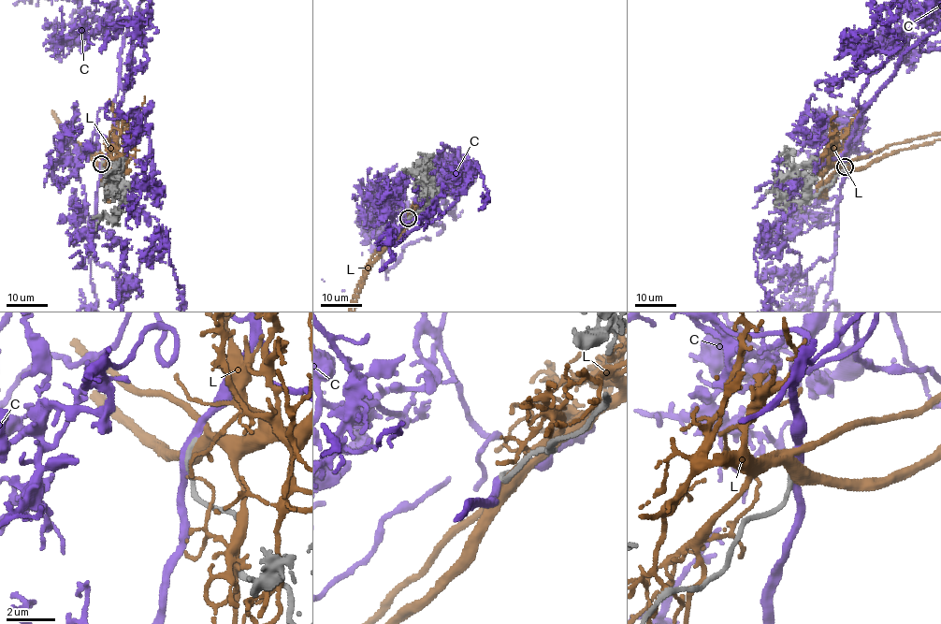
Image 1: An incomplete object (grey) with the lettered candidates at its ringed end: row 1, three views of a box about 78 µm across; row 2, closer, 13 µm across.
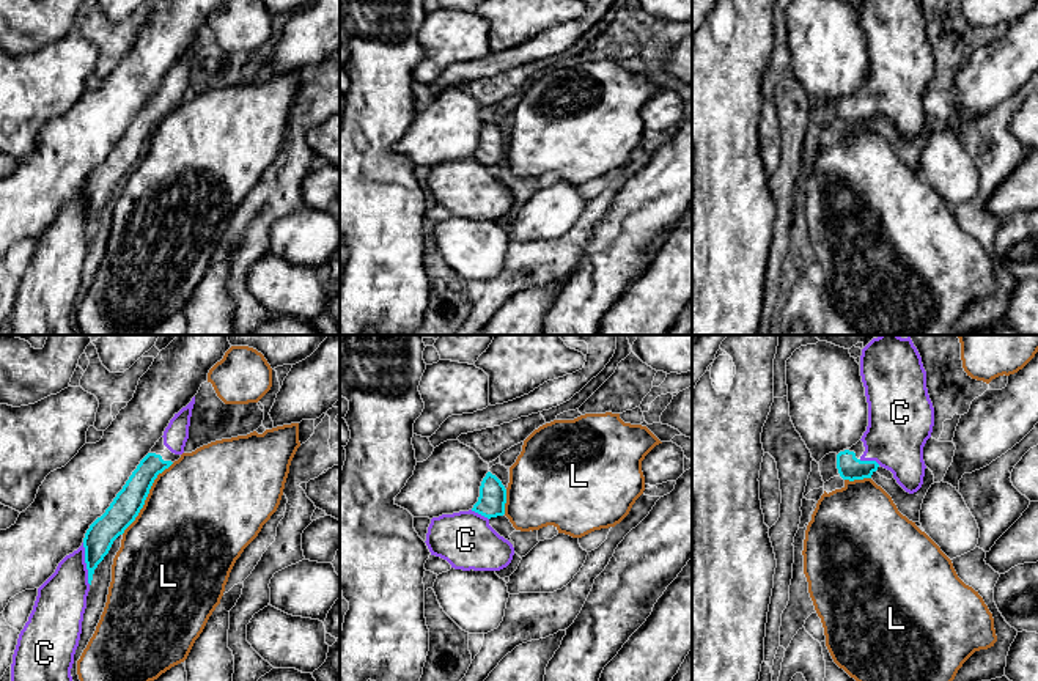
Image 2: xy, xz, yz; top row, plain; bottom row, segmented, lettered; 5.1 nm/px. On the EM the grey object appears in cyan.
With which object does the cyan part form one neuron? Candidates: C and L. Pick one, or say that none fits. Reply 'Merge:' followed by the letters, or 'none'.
Merge: C

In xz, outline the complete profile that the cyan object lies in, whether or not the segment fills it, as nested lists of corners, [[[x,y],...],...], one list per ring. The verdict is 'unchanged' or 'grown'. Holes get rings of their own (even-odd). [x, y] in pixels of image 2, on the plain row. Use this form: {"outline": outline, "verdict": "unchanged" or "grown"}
{"outline": [[[488,120],[472,157],[431,167],[425,189],[431,203],[462,219],[506,215],[513,208],[514,195],[489,173],[491,165],[505,162],[505,151],[505,134]]], "verdict": "grown"}

